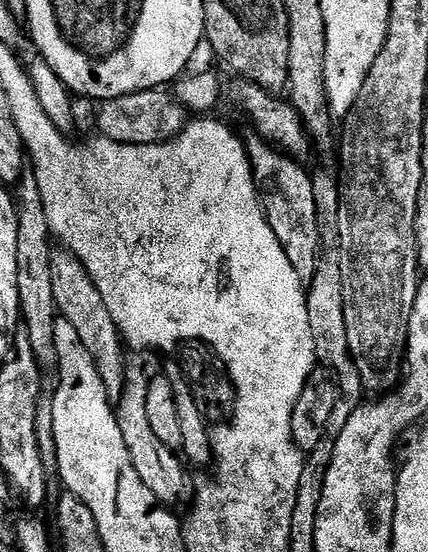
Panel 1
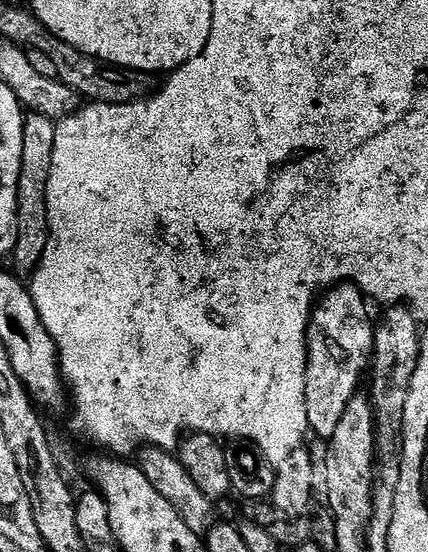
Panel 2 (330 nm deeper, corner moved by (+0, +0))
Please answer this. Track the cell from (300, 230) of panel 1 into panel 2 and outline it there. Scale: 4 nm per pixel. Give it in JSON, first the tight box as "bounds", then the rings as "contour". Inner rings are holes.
{"bounds":[306,282,374,442],"contour":[[[345,282],[329,287],[317,299],[312,316],[308,320],[308,369],[306,370],[306,418],[308,431],[320,442],[327,440],[334,434],[342,414],[346,414],[346,406],[361,391],[360,379],[365,379],[372,359],[374,346],[374,316],[368,313],[369,301],[363,292],[351,282]]]}

